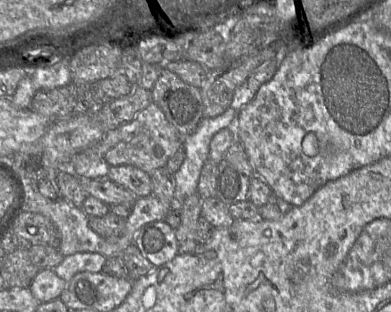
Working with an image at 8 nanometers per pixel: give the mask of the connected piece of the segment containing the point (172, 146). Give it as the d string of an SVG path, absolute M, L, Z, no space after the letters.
M153 102L141 110L134 119L118 128L119 141L104 155L110 166L127 164L150 174L156 169L165 167L170 157L182 146L182 137L168 122L162 110Z

